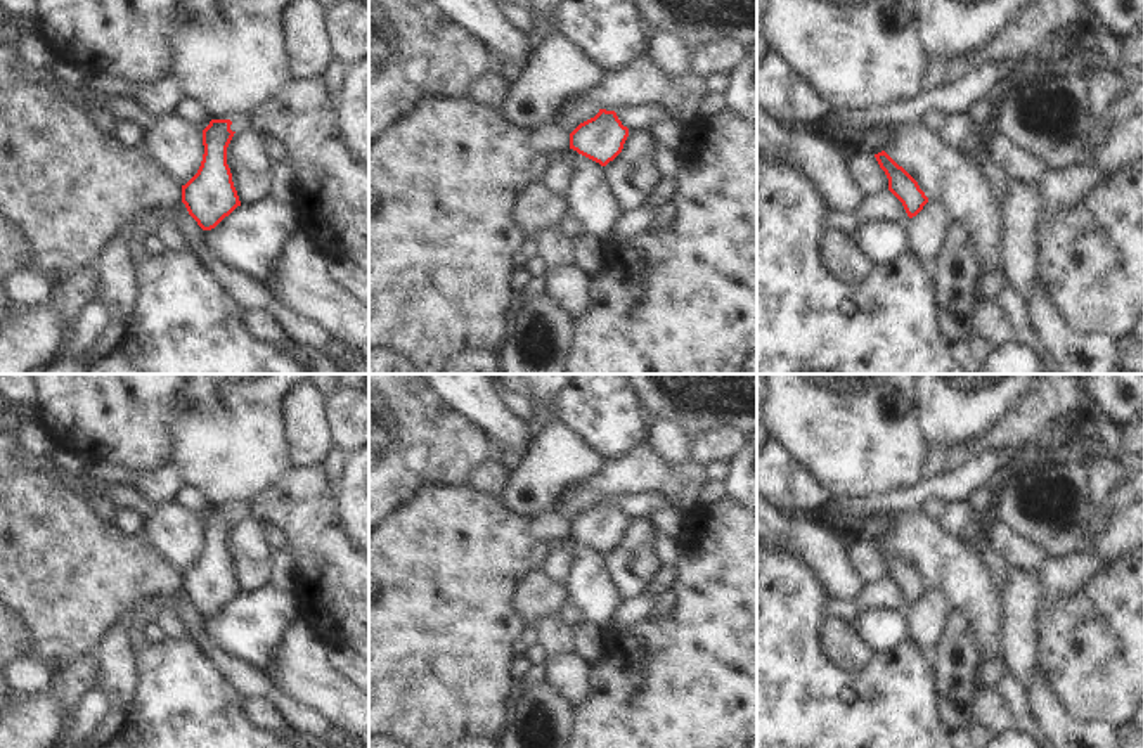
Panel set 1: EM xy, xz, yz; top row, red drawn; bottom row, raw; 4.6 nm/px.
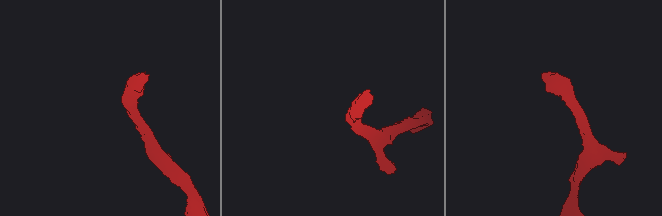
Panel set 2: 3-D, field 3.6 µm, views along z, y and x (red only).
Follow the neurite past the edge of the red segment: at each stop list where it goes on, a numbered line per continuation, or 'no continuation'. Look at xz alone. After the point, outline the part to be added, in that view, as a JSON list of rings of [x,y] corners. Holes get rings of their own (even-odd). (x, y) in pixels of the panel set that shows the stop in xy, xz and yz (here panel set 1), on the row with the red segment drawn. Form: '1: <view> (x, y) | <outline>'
no continuation

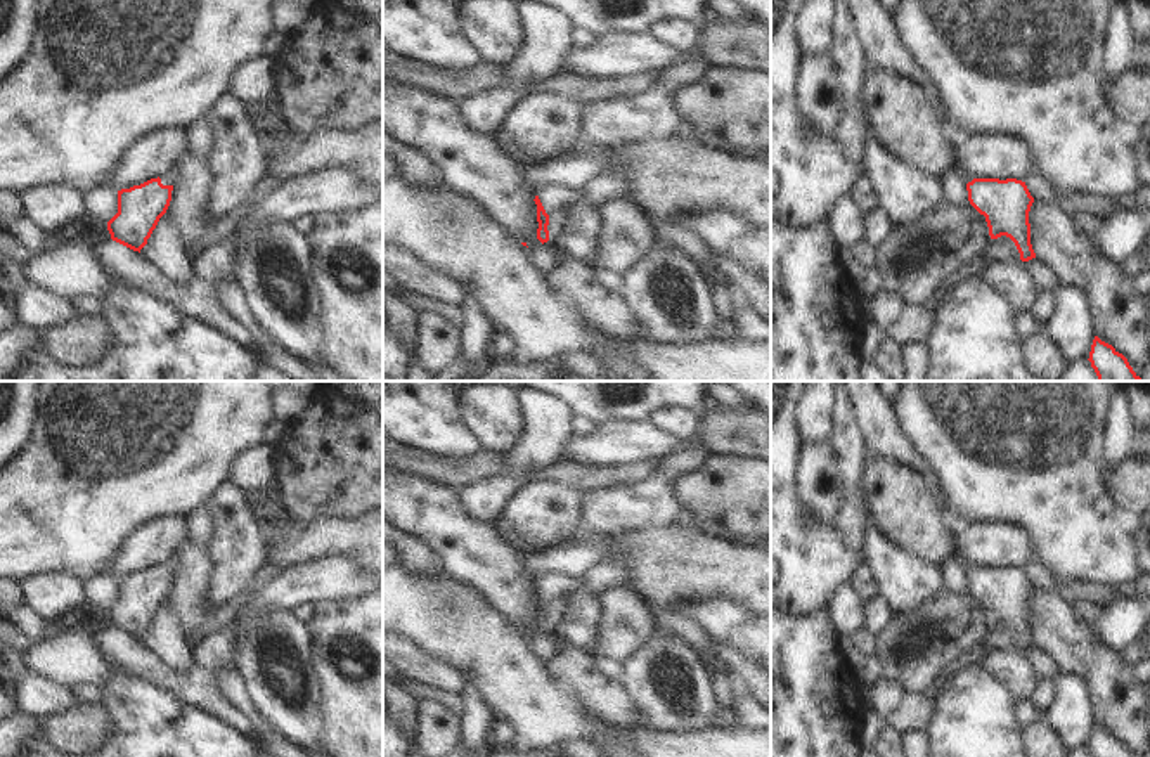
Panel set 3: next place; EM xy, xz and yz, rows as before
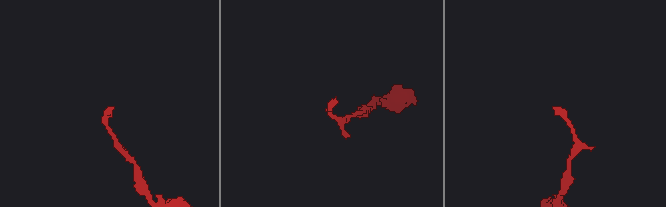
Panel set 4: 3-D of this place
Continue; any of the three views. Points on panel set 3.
1: xz (556, 200) | [[[547,184],[537,189],[537,196],[546,213],[549,215],[549,239],[554,241],[556,236],[563,230],[568,208],[580,199],[580,192],[566,189],[558,184]]]

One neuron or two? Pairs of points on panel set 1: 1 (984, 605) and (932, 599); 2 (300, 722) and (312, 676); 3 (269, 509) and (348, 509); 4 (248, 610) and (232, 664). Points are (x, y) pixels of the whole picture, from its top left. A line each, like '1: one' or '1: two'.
1: two
2: two
3: two
4: two

